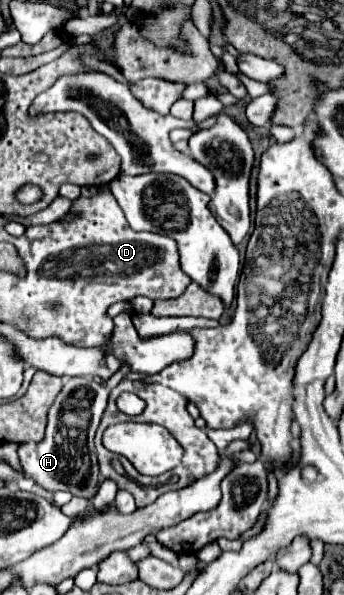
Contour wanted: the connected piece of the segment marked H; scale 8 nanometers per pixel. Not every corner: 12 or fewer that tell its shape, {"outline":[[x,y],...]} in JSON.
{"outline":[[67,378],[45,438],[21,444],[23,474],[49,492],[91,498],[93,438],[109,392]]}

